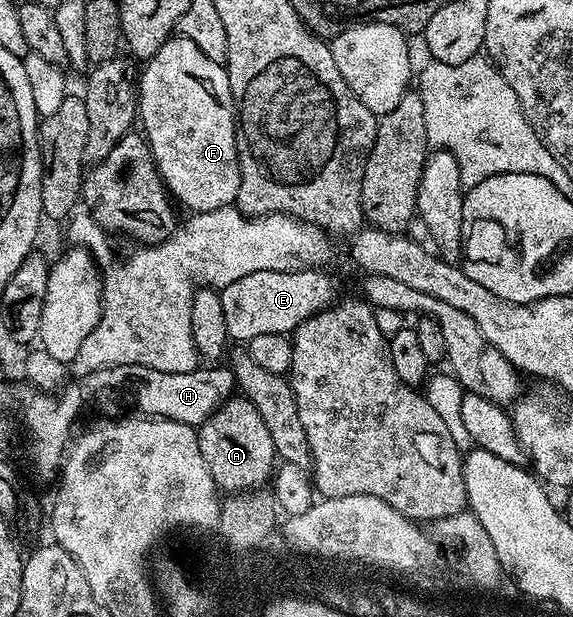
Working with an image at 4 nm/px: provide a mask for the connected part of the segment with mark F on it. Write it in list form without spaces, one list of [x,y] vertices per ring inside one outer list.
[[[175,34],[164,42],[164,46],[160,46],[160,50],[156,50],[156,54],[150,60],[145,61],[143,68],[146,69],[143,70],[142,76],[140,72],[140,79],[136,84],[138,89],[137,119],[140,121],[140,128],[145,135],[146,141],[150,144],[150,153],[156,162],[158,173],[162,175],[162,182],[167,193],[179,205],[182,203],[184,207],[190,208],[189,211],[191,213],[231,207],[237,201],[238,191],[240,190],[240,162],[238,161],[238,134],[236,131],[234,99],[232,98],[232,90],[230,89],[225,67],[216,62],[212,62],[212,58],[206,57],[204,50],[200,50],[200,46],[196,46],[196,42],[192,42],[188,38]]]

